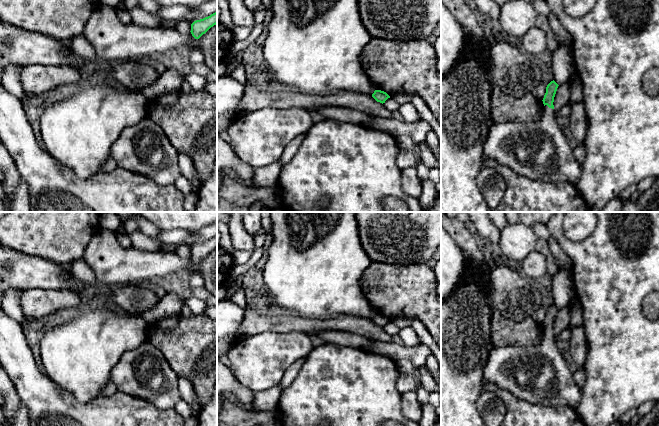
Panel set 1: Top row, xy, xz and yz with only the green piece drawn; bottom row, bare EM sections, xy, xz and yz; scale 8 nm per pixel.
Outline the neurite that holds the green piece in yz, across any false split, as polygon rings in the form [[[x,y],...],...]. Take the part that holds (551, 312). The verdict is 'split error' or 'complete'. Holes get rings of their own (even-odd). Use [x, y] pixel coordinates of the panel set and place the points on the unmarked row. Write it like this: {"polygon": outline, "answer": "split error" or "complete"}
{"polygon": [[[553,304],[546,311],[543,322],[543,340],[538,346],[494,347],[486,363],[483,383],[493,383],[511,392],[517,398],[532,404],[566,406],[577,412],[582,389],[573,378],[573,373],[558,349],[554,335],[554,321],[558,308]]], "answer": "split error"}

